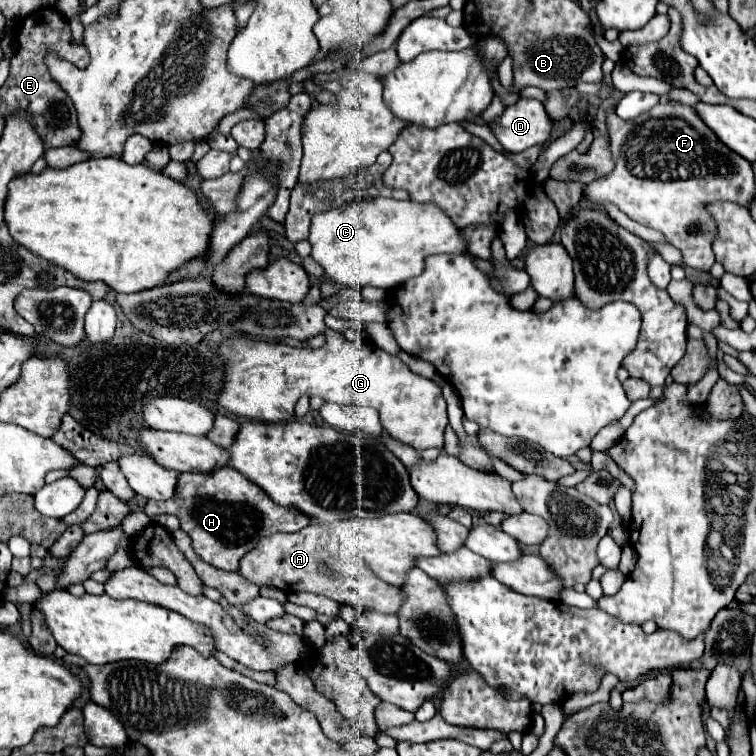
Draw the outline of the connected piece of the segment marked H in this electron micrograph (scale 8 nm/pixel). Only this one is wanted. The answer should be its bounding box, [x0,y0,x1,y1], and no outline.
[145,466,311,572]

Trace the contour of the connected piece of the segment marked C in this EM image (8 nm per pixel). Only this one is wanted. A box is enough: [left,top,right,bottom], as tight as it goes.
[309,198,465,290]

